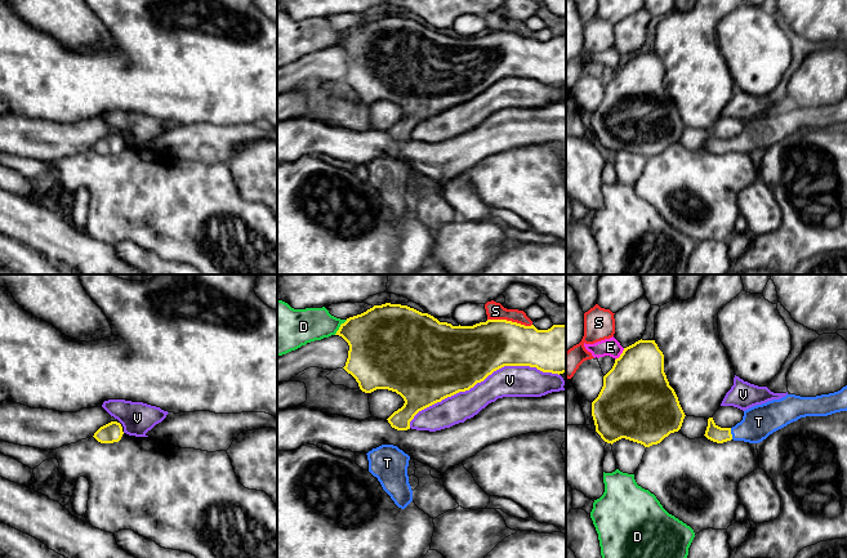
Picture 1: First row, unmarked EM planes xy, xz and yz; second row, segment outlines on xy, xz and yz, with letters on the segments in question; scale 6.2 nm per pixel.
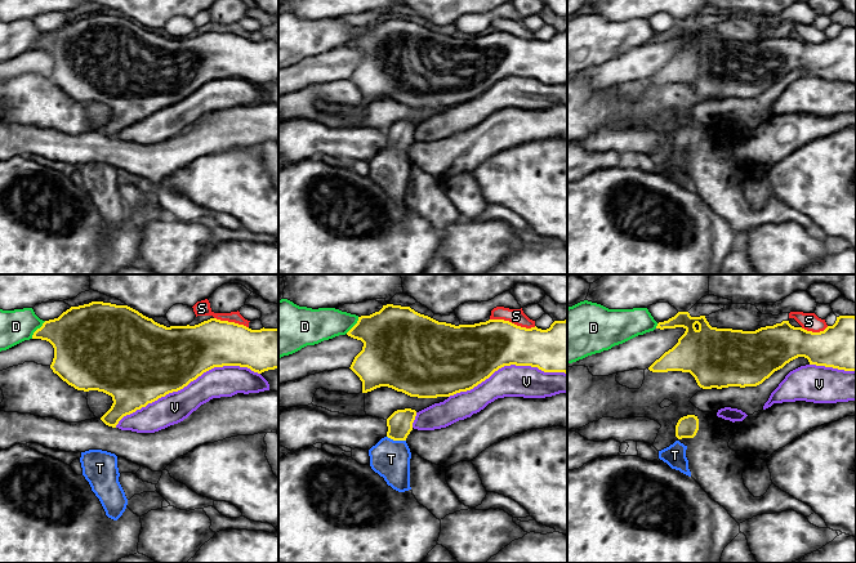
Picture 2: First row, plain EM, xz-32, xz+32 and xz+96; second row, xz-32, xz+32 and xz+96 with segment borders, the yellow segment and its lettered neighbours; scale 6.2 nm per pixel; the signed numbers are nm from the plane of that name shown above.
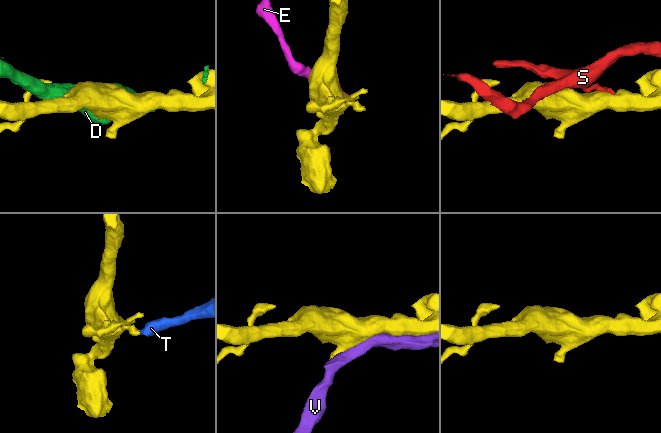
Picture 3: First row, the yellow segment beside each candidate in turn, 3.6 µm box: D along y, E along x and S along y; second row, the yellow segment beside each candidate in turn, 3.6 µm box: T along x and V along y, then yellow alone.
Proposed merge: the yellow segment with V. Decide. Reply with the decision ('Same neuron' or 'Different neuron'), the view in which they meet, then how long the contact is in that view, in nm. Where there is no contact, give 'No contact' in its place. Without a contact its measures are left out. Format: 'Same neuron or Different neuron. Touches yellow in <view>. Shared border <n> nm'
Different neuron. Touches yellow in xz. Shared border 1000 nm

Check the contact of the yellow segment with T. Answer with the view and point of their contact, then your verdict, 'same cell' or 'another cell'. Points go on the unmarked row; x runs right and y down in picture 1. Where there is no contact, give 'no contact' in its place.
yz (730, 144) | same cell

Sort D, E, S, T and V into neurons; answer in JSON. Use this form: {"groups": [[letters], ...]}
{"groups": [["D"], ["E"], ["S"], ["T"], ["V"]]}

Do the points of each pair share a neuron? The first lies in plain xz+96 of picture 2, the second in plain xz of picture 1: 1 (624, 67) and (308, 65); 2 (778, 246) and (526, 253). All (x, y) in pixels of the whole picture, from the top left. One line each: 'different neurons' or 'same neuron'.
1: same neuron
2: different neurons

